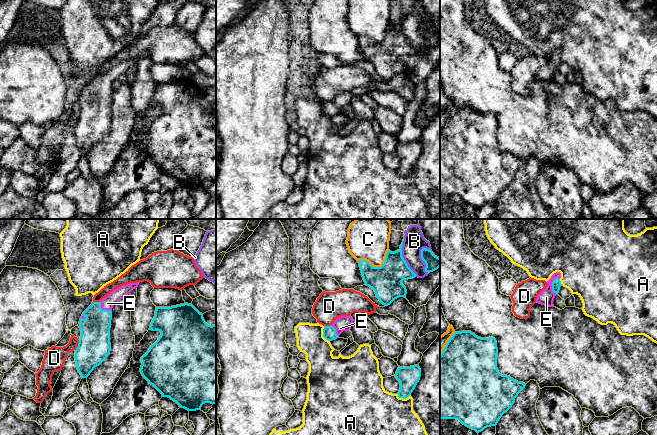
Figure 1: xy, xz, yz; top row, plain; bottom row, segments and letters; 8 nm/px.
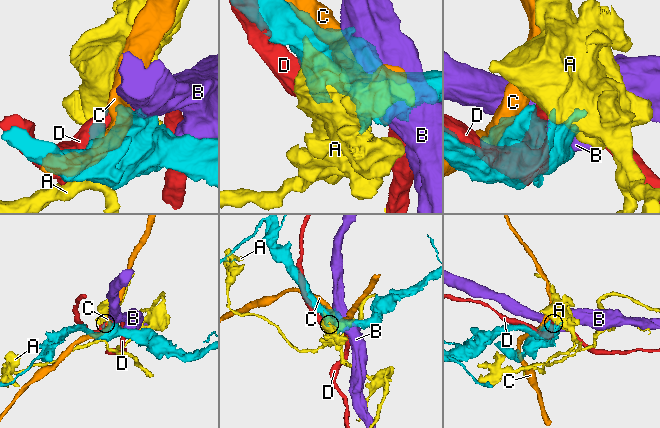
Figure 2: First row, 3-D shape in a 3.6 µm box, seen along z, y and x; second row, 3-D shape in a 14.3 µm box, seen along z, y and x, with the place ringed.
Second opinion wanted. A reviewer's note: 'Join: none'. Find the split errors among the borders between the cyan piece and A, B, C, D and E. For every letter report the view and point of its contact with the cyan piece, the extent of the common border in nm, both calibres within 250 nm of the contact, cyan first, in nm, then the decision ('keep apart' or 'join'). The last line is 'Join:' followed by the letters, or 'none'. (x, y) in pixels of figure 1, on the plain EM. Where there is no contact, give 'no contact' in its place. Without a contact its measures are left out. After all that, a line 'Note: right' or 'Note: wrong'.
A: meets cyan in xz at (323, 110); contact 140 nm long; 110 nm thick on the cyan side, 220 nm on the other; keep apart
B: meets cyan in xz at (403, 34); contact 320 nm long; 260 nm thick on the cyan side, 170 nm on the other; keep apart
C: meets cyan in xz at (377, 43); contact 260 nm long; 260 nm thick on the cyan side, 300 nm on the other; keep apart
D: meets cyan in xy at (78, 121); contact 90 nm long; 260 nm thick on the cyan side, 170 nm on the other; keep apart
E: meets cyan in yz at (552, 62); contact 140 nm long; 80 nm thick on the cyan side, 120 nm on the other; join
Join: E
Note: wrong

